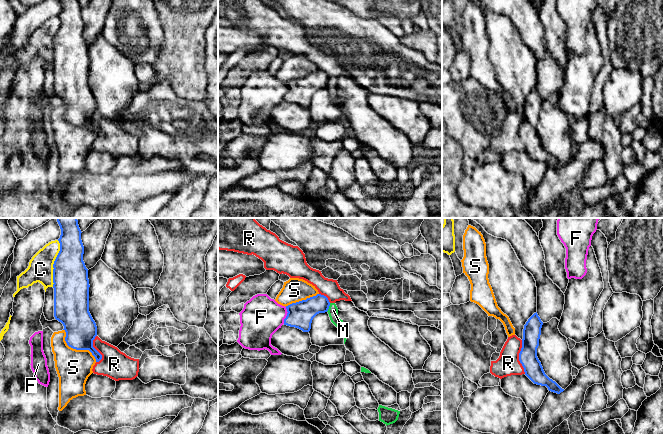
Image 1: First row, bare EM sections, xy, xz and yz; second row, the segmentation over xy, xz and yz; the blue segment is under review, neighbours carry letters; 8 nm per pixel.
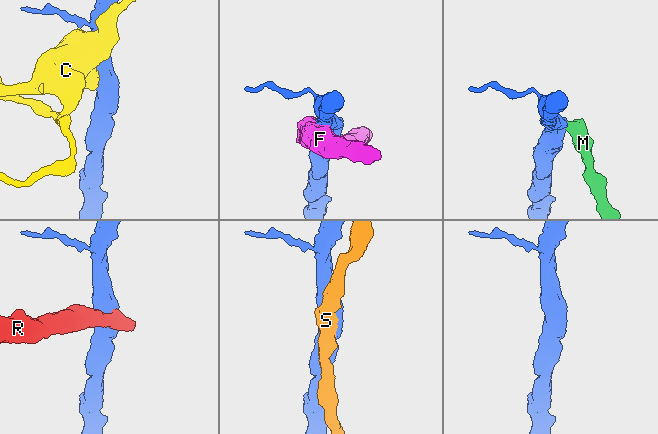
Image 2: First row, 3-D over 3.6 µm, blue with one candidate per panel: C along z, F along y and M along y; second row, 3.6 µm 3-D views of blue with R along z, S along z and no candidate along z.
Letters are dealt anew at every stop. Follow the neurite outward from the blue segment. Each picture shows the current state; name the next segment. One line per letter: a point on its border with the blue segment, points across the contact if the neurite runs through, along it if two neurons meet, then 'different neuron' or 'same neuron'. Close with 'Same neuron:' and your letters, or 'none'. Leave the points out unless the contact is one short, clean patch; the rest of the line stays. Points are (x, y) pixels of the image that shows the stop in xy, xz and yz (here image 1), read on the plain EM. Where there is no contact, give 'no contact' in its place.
C: xy (54, 39) | different neuron
F: xz (287, 91) | different neuron
M: xz (328, 83) | along xz (330, 79), (326, 87) | different neuron
R: yz (519, 133) | along yz (521, 116), (519, 138), (525, 149) | different neuron
S: xy (76, 125) | different neuron
Same neuron: none

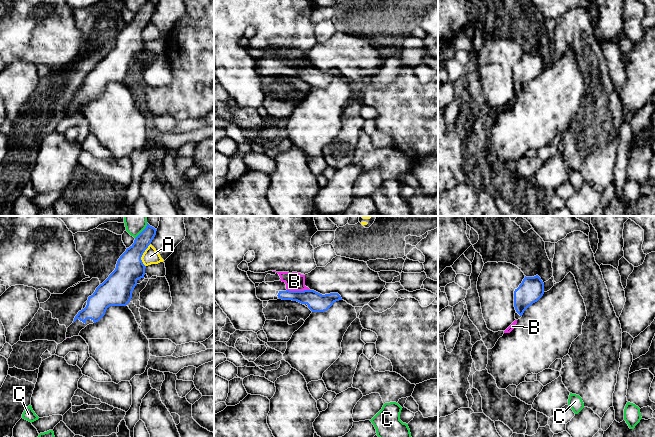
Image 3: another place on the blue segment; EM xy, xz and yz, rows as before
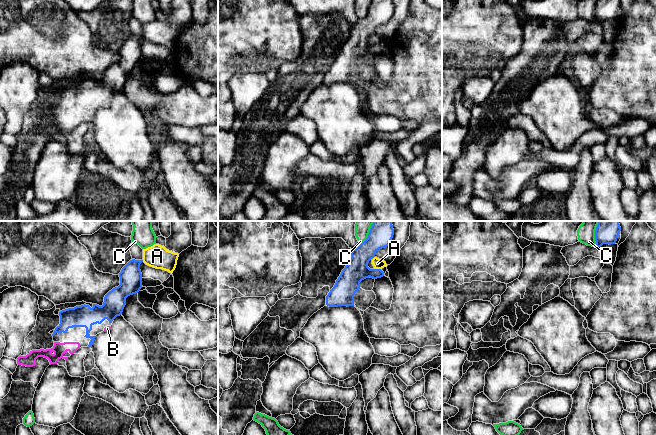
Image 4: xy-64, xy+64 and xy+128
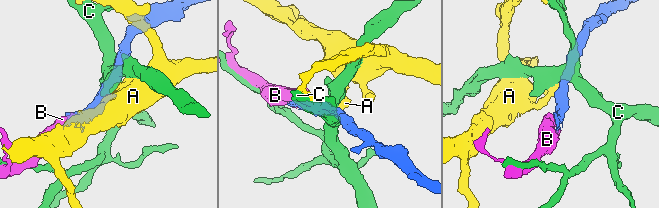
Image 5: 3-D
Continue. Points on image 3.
A: xy (142, 30) | along xy (150, 19), (141, 33), (141, 37), (145, 42) | different neuron
B: xz (298, 67) | same neuron
C: xy (142, 7) | different neuron
Same neuron: B

